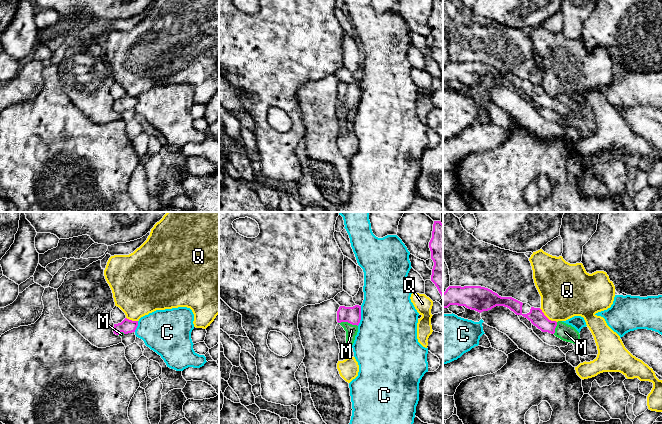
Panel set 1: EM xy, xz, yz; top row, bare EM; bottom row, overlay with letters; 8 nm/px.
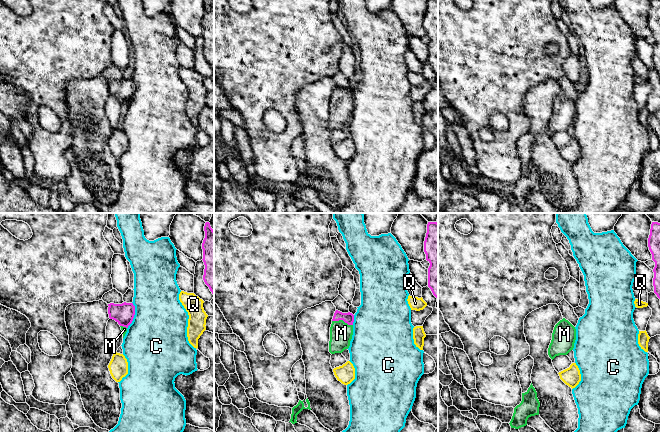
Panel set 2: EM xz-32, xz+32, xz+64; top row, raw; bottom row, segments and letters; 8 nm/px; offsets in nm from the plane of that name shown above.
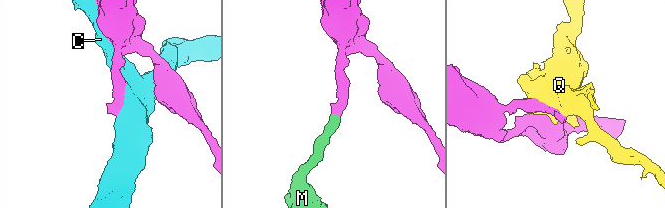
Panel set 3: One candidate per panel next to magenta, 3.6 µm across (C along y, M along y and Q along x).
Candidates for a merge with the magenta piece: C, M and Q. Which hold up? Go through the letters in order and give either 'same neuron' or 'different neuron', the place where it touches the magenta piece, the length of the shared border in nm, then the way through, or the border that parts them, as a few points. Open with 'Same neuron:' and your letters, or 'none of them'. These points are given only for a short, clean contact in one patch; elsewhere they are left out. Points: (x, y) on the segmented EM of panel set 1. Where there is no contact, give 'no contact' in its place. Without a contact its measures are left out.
Same neuron: M
C: different neuron; contact xz (360, 316); length 160 nm
M: same neuron; contact xz (348, 322); length 160 nm; way xz (352, 315), (348, 322), (351, 330)
Q: different neuron; contact yz (546, 317); length 180 nm

